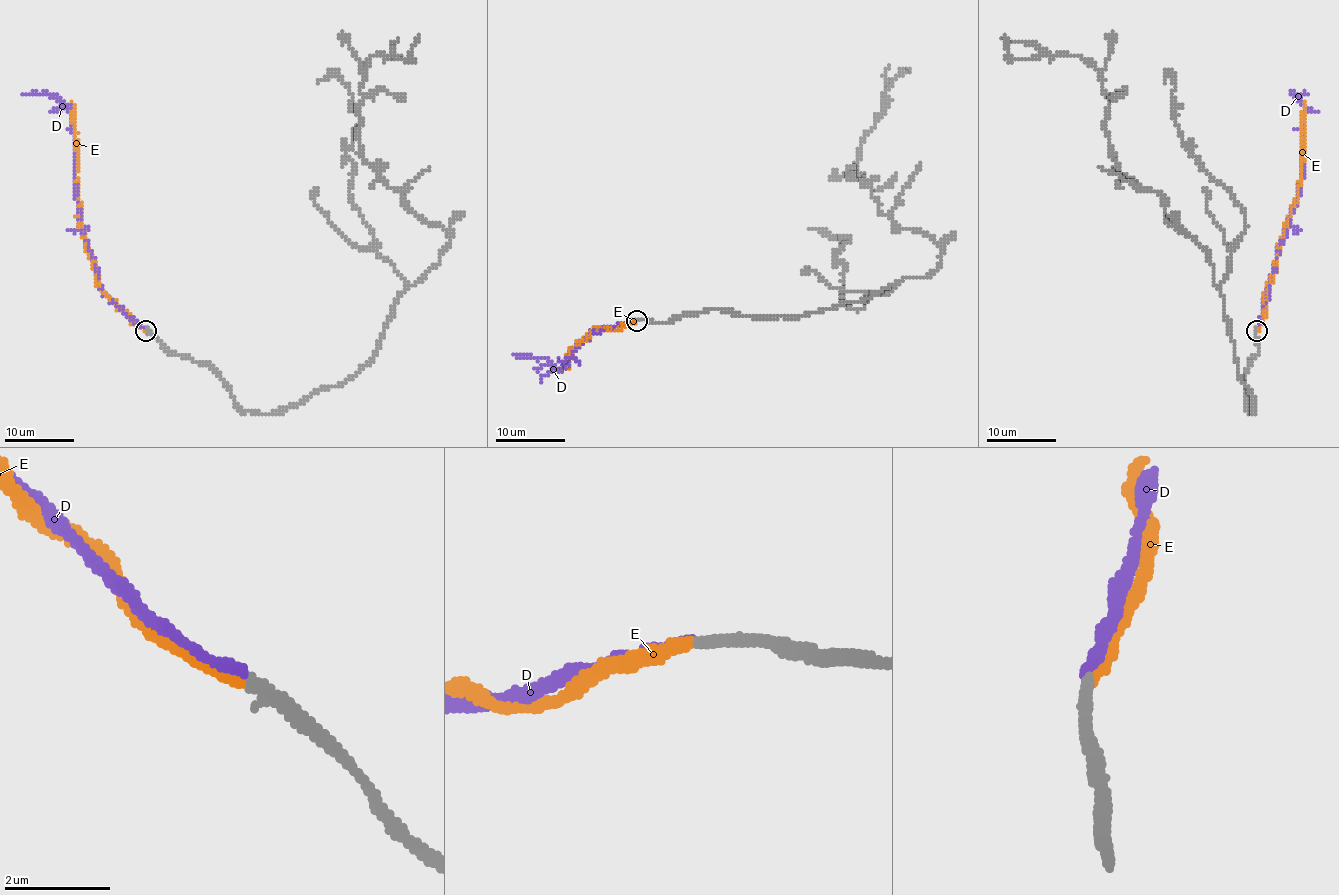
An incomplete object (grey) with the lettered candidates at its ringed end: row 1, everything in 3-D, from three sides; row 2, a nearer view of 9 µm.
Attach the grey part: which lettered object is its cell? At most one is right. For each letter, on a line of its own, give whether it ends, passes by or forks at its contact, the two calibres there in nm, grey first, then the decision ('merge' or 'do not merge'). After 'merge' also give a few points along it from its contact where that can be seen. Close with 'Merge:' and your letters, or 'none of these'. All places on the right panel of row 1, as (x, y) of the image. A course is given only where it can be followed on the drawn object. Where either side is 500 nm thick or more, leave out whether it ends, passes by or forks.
D: it ends there; 240 nm thick on the grey side, 200 nm on the other; do not merge
E: it ends there; 280 nm thick on the grey side, 240 nm on the other; merge; it runs (1256, 330), (1265, 309), (1263, 291), (1298, 189), (1303, 102)
Merge: E

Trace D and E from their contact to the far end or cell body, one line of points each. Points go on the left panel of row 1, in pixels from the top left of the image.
D: (146, 330), (101, 290), (77, 199), (71, 112), (54, 96), (21, 95)
E: (146, 330), (139, 328), (99, 286), (94, 262), (80, 229), (71, 102)

